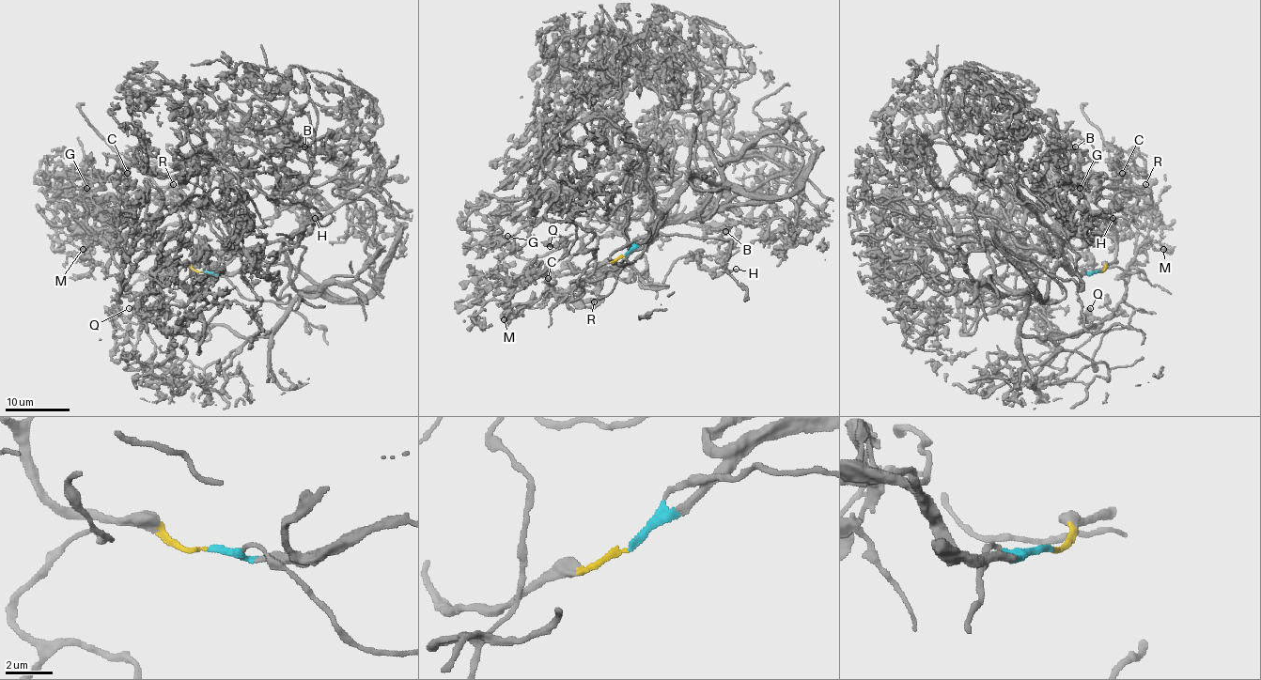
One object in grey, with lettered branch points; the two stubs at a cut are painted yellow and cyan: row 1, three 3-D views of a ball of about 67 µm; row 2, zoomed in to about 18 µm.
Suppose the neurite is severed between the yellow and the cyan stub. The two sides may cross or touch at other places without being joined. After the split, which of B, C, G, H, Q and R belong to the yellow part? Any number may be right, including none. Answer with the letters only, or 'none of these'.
B, C, H, R

